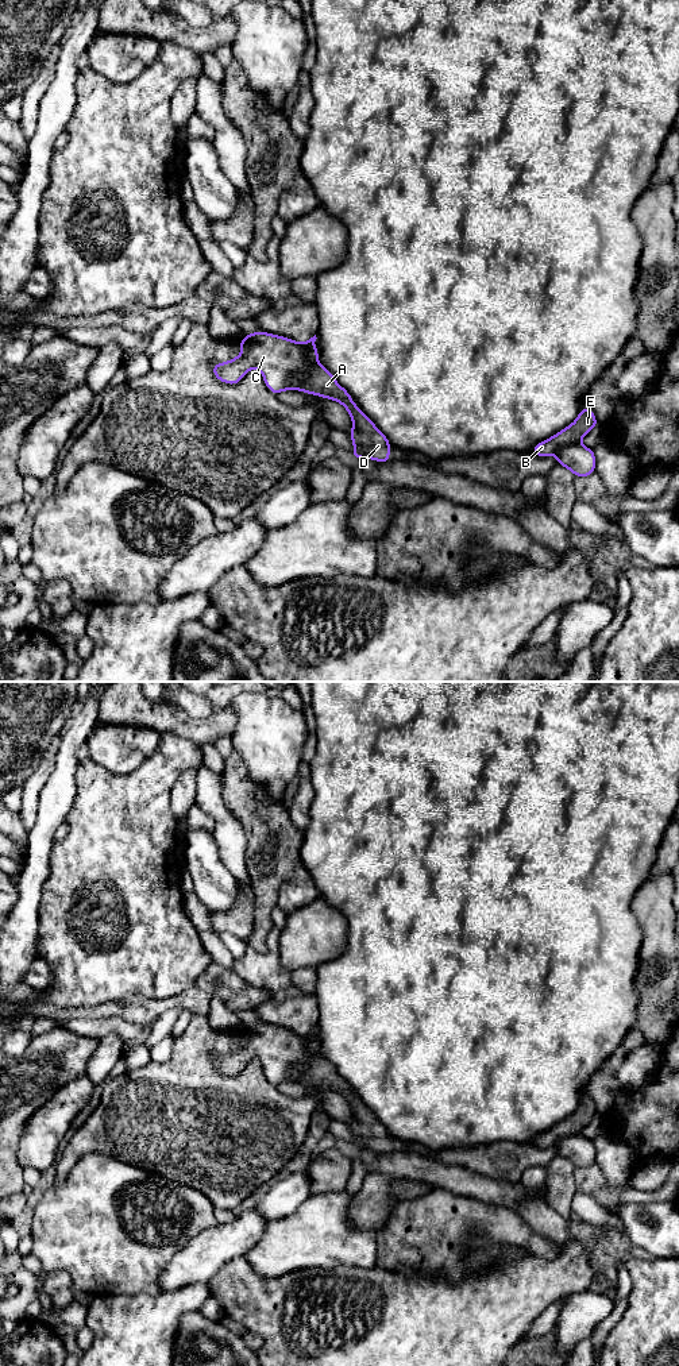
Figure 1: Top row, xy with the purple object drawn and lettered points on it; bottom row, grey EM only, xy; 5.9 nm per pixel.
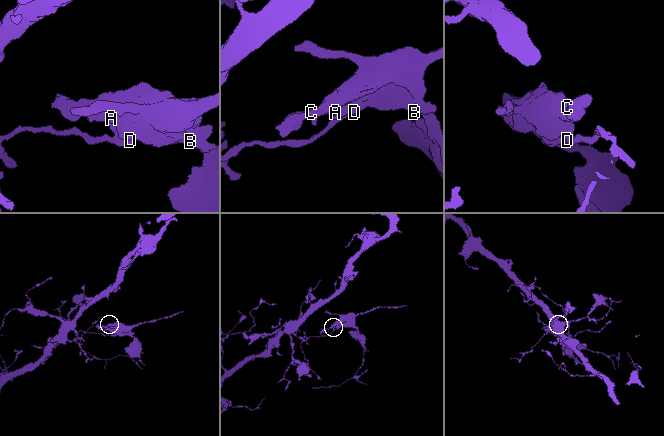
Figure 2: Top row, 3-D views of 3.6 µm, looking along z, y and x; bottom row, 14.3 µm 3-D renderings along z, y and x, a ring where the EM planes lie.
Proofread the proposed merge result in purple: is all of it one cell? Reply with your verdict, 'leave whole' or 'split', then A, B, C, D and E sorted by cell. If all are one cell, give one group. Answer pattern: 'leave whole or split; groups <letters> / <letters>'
split; groups A C / B D E

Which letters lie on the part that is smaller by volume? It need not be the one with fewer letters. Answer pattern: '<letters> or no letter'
A, C

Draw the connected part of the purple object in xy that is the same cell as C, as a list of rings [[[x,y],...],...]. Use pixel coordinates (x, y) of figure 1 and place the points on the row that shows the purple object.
[[[252,332],[243,336],[239,343],[239,356],[215,363],[212,370],[216,379],[236,385],[248,370],[256,368],[262,373],[266,387],[274,394],[290,390],[290,377],[300,374],[301,379],[293,390],[356,406],[348,391],[336,382],[335,375],[319,363],[316,339],[315,335],[300,343],[269,332]]]

